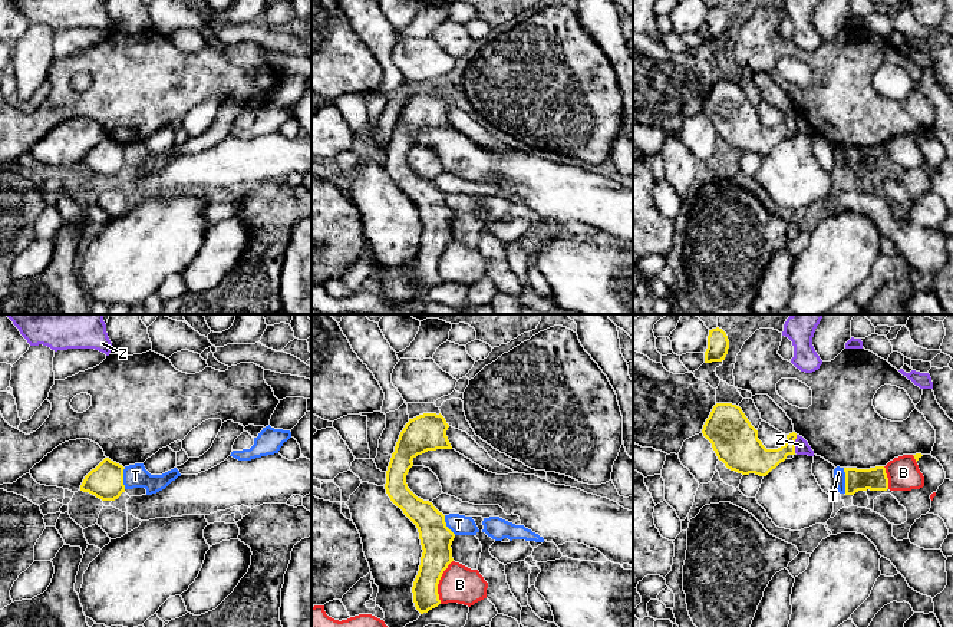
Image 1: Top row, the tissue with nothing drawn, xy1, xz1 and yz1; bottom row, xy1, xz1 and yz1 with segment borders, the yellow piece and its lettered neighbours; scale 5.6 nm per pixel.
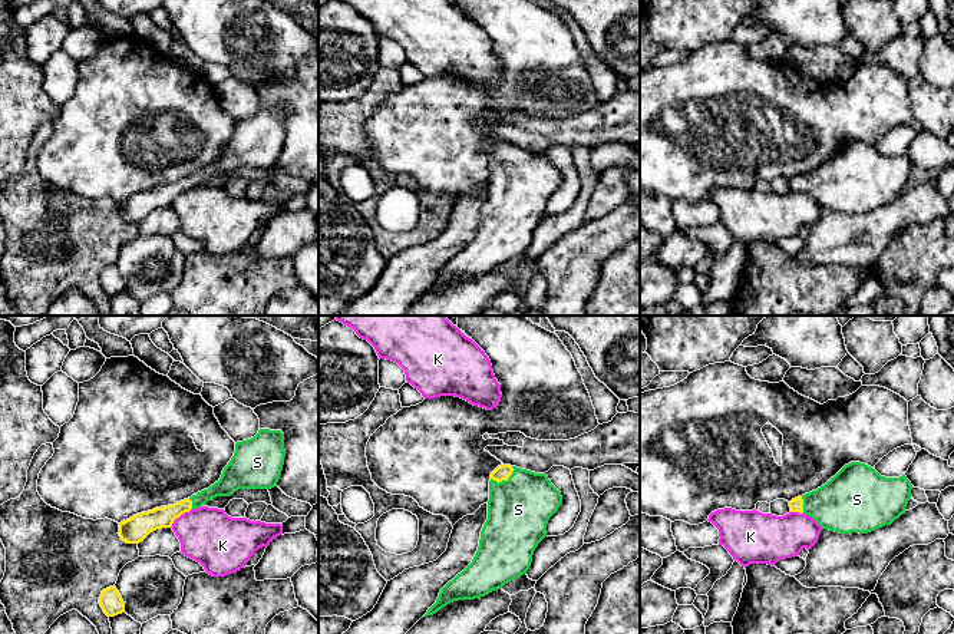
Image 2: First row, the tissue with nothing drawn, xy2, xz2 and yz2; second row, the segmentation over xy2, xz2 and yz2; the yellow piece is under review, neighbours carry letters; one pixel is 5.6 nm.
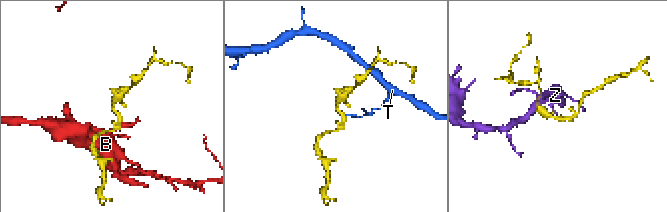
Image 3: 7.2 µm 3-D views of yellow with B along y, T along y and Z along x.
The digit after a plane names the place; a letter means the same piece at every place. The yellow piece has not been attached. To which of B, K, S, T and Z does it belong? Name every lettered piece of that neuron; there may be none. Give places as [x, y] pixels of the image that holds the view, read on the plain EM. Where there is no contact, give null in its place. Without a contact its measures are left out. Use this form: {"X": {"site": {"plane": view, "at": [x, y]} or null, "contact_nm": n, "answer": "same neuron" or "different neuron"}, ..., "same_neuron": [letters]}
{"B": {"site": {"plane": "xz1", "at": [438, 260]}, "contact_nm": 260, "answer": "different neuron"}, "K": {"site": {"plane": "xy2", "at": [180, 194]}, "contact_nm": 170, "answer": "different neuron"}, "S": {"site": {"plane": "xz2", "at": [504, 158]}, "contact_nm": 150, "answer": "same neuron"}, "T": {"site": {"plane": "yz1", "at": [846, 159]}, "contact_nm": 140, "answer": "different neuron"}, "Z": {"site": {"plane": "yz1", "at": [794, 122]}, "contact_nm": 110, "answer": "different neuron"}, "same_neuron": ["S"]}

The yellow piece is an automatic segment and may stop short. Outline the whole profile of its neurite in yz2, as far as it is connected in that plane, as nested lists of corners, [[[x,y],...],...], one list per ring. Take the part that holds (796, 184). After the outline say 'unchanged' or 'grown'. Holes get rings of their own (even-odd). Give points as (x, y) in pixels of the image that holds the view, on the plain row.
[[[851,141],[825,164],[789,181],[790,191],[812,195],[822,208],[868,212],[891,204],[911,178],[905,153],[881,155],[874,146]]]; grown

